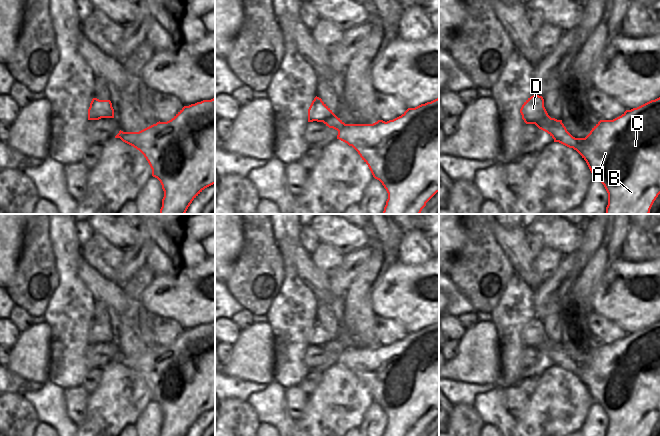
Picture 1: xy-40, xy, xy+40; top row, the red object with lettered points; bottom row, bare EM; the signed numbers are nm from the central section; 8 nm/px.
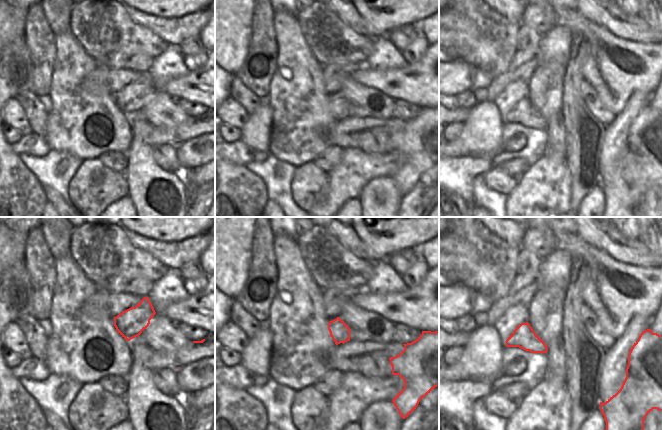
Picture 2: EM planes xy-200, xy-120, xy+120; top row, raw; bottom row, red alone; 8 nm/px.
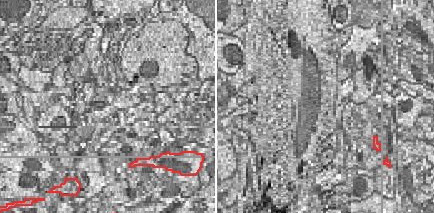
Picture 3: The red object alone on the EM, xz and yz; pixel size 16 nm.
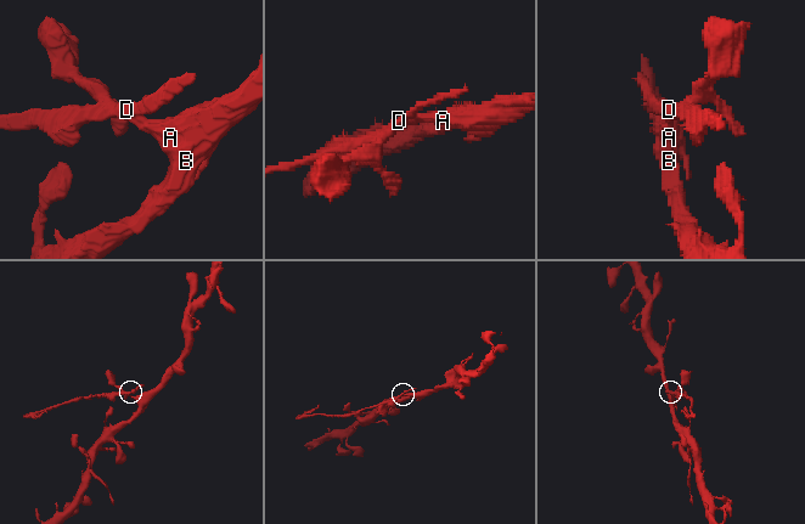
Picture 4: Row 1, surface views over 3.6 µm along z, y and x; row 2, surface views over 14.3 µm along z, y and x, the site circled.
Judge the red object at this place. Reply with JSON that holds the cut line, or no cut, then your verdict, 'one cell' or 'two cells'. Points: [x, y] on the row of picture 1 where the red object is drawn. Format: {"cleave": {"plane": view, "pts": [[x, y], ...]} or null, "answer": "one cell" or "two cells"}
{"cleave": {"plane": "xy", "pts": [[345, 124], [342, 129], [342, 135], [354, 147]]}, "answer": "two cells"}

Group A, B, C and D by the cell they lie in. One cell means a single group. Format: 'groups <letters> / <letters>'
groups A B C / D

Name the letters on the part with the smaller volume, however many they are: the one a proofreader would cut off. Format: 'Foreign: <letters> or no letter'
Foreign: D

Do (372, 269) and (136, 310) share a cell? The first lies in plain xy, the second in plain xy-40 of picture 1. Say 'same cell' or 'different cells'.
same cell

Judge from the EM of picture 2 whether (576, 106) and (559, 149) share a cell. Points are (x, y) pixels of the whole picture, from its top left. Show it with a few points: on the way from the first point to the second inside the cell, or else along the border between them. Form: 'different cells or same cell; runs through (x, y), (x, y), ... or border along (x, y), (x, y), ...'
different cells; border along (560, 111), (565, 130), (565, 157)

